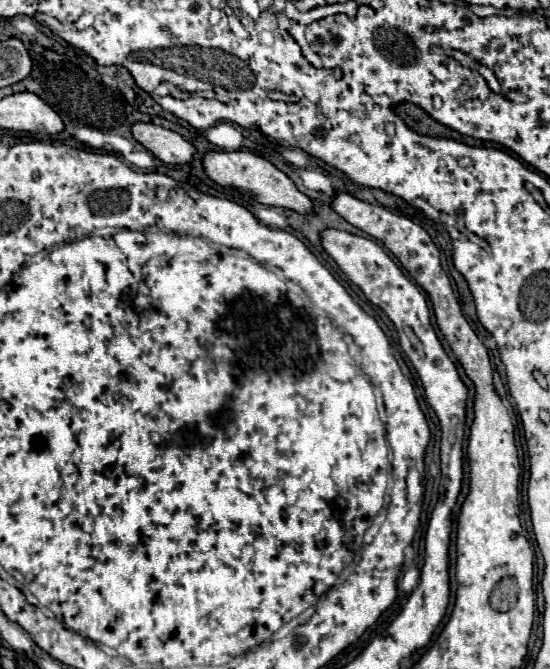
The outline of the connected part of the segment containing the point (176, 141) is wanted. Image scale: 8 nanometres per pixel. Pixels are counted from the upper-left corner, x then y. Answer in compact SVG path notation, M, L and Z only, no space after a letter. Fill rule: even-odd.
M136 122L130 126L130 134L136 142L140 142L146 150L150 150L166 164L186 164L194 156L194 146L190 142L162 126Z

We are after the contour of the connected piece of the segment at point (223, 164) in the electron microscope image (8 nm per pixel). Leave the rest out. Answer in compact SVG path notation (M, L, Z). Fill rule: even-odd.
M244 150L206 152L206 156L202 158L202 164L204 164L204 172L210 180L214 180L220 186L232 186L232 188L248 194L250 198L254 198L260 204L290 208L300 214L306 214L312 210L312 200L306 194L302 194L284 172L280 172L274 164L270 164L262 156L256 156L256 154L244 152Z

